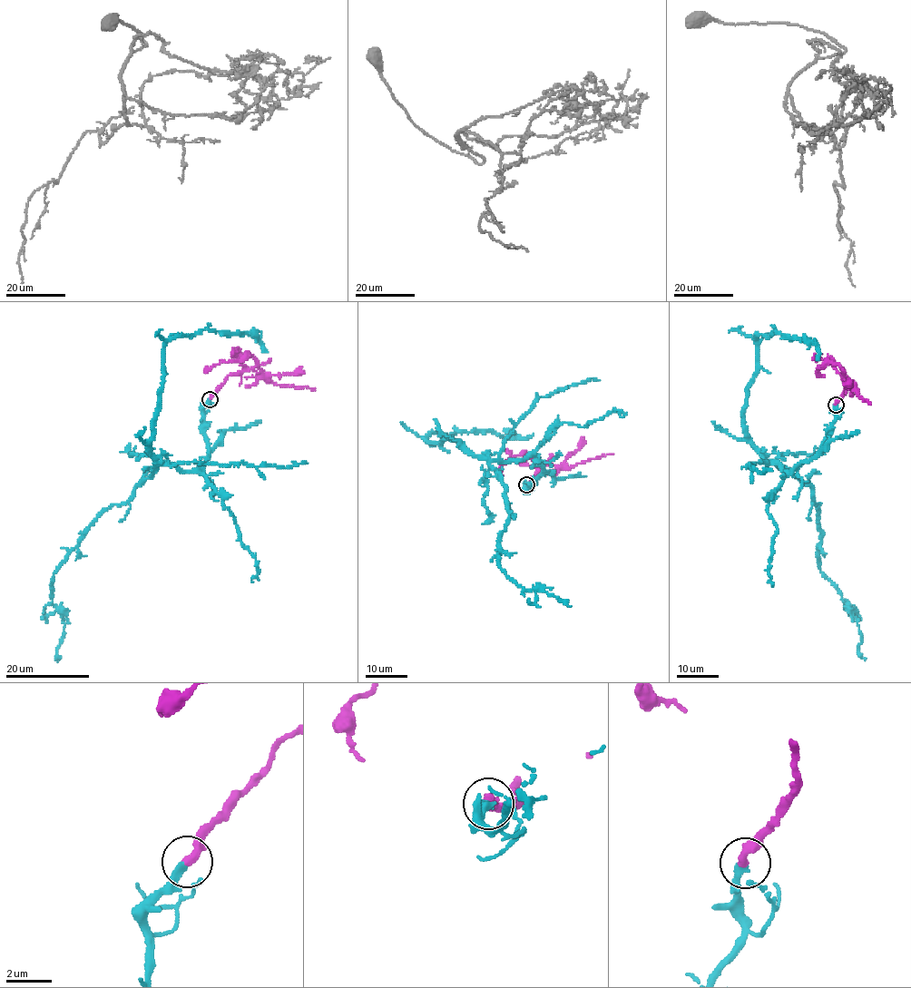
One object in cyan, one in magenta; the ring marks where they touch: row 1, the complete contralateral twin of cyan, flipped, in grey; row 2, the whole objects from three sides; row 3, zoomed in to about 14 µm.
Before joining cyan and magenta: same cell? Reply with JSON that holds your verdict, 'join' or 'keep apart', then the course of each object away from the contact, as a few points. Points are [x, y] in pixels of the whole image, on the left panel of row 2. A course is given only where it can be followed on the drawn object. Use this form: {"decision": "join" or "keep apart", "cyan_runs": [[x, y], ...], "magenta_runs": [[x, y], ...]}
{"decision": "join", "cyan_runs": [[210, 399], [201, 466], [154, 464], [133, 496], [102, 511], [53, 573], [51, 602], [63, 623], [59, 660]], "magenta_runs": [[210, 399], [225, 378], [251, 369], [257, 362], [249, 356], [243, 356], [239, 360], [214, 365], [205, 373]]}

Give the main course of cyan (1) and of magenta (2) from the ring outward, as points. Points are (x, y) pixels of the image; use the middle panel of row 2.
1: (526, 484), (543, 472), (535, 456), (490, 462), (511, 512), (499, 566), (523, 588), (571, 605)
2: (526, 484), (532, 484), (544, 463), (522, 454), (501, 464), (503, 476)

